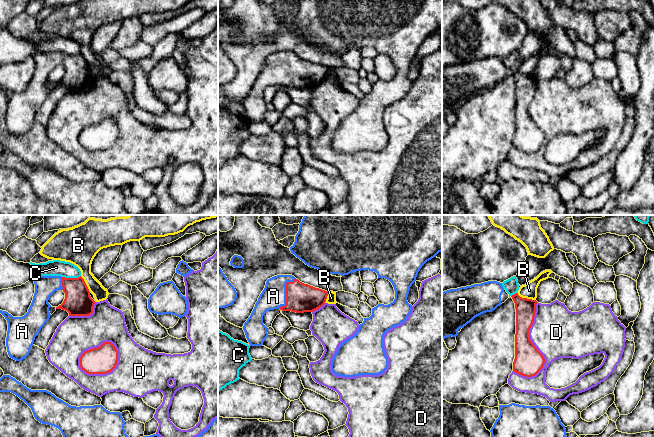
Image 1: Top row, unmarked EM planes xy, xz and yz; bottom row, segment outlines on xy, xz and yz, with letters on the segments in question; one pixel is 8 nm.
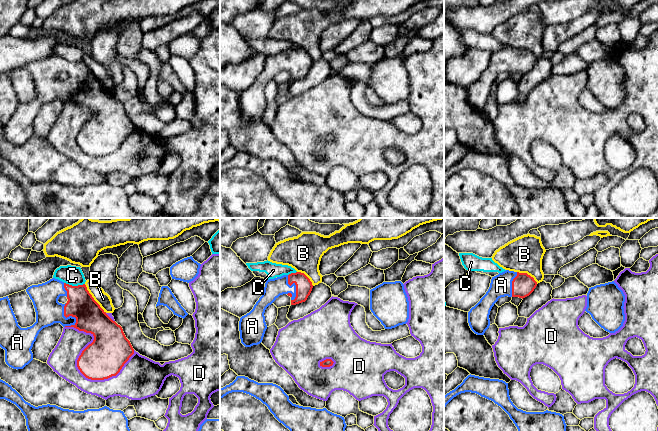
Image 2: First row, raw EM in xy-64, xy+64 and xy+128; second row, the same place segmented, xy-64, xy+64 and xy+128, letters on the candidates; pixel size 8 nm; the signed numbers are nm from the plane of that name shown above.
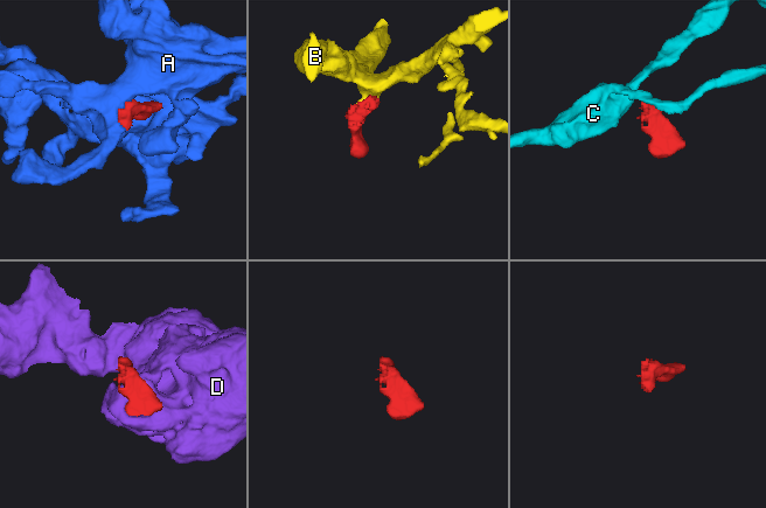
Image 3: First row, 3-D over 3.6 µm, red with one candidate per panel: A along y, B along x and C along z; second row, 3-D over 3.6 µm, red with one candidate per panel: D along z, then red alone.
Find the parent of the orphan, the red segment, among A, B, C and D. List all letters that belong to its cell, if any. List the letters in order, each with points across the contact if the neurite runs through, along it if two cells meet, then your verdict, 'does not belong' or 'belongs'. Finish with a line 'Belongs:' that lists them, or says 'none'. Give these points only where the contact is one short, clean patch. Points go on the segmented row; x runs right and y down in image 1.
A: belongs
B: does not belong
C: border along xy (80, 275), (77, 277), (62, 277); does not belong
D: does not belong
Belongs: A

